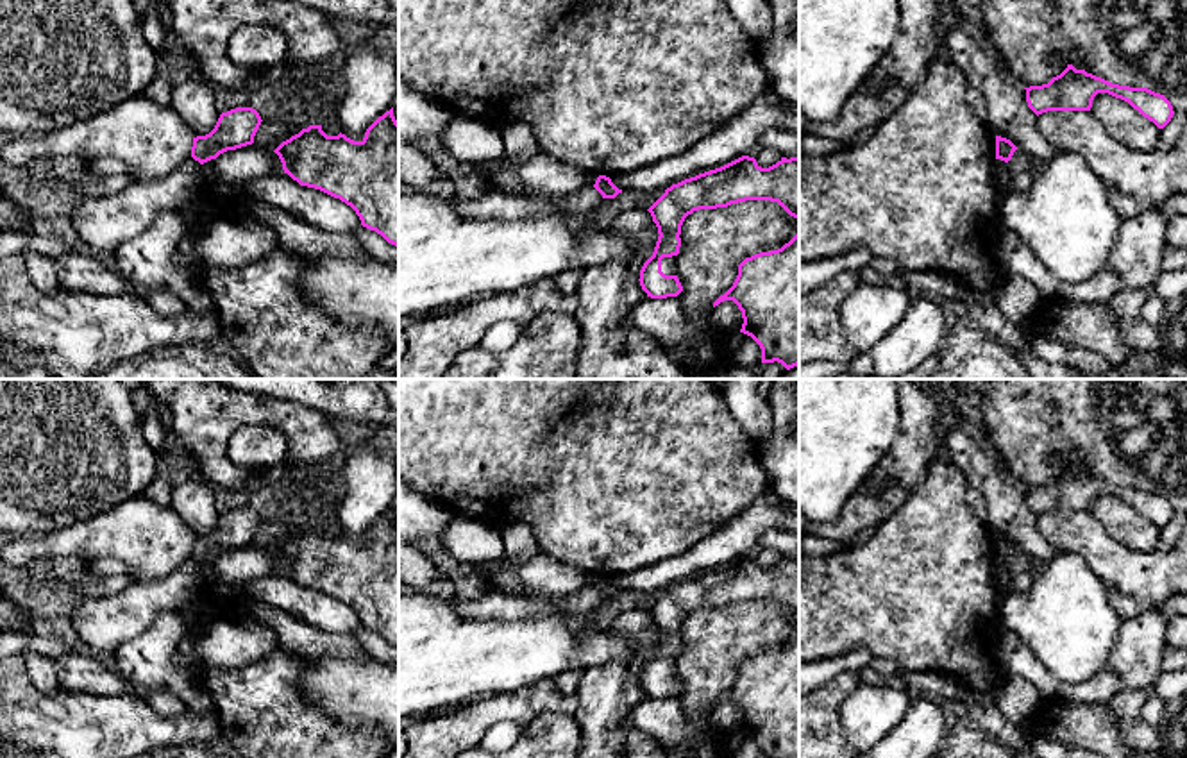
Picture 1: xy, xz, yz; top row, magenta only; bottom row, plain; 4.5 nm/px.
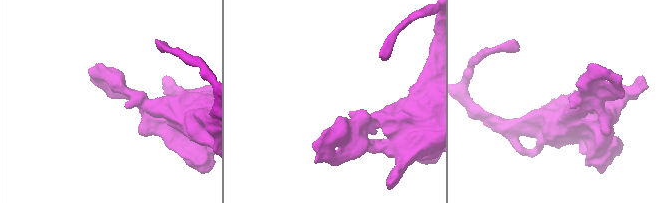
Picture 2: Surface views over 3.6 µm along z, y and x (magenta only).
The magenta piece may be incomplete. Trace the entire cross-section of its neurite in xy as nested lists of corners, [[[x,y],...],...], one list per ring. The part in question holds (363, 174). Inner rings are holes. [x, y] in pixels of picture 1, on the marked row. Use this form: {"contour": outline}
{"contour": [[[393,107],[379,116],[361,141],[345,134],[327,136],[322,125],[309,125],[274,150],[284,173],[300,186],[320,190],[350,206],[361,225],[399,247],[399,122]]]}

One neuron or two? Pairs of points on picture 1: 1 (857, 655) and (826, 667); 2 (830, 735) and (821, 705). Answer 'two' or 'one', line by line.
1: one
2: one

